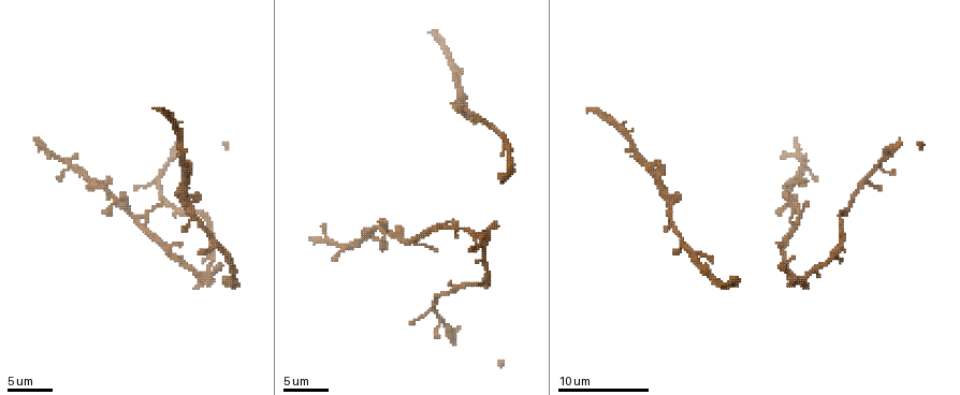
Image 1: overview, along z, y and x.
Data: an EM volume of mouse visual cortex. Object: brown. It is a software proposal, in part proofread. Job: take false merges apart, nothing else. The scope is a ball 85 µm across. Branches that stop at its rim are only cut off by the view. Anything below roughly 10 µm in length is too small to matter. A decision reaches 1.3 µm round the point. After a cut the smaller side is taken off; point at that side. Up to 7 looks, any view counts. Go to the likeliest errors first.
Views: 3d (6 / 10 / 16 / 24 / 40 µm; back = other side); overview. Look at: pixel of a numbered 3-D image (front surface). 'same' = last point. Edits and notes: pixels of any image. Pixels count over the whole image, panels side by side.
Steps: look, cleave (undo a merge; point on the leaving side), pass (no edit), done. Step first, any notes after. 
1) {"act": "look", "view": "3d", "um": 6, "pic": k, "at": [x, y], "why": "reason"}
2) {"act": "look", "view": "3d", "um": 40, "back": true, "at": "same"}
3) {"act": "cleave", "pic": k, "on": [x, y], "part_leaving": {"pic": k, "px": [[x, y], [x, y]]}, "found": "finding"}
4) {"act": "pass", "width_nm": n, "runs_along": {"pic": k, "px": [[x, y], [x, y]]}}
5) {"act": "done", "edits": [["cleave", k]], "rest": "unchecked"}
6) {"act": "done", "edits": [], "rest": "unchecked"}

{"act": "look", "view": "3d", "um": 16, "pic": 1, "at": [378, 227], "why": "sudden change in width"}

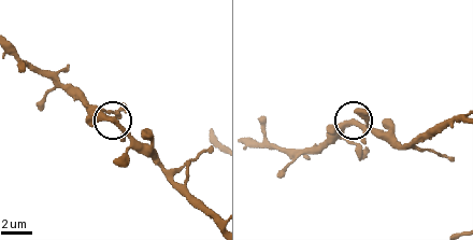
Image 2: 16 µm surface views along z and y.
{"act": "pass", "runs_along": {"pic": 2, "px": [[212, 217], [82, 96]]}, "found": "all the same neuron"}

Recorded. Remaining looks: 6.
{"act": "look", "view": "3d", "um": 16, "pic": 1, "at": [168, 160], "why": "two arms at a narrow angle"}

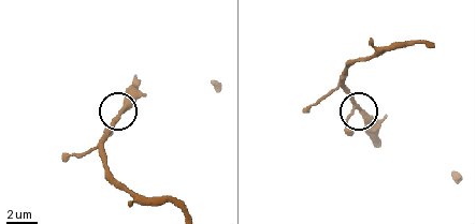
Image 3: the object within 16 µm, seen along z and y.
{"act": "pass", "width_nm": 270, "runs_along": {"pic": 3, "px": [[429, 42], [379, 47], [344, 73], [347, 92], [372, 140]]}, "found": "all the same neuron"}

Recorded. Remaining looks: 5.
{"act": "look", "view": "3d", "um": 10, "pic": 1, "at": [470, 113], "why": "three arms meet"}

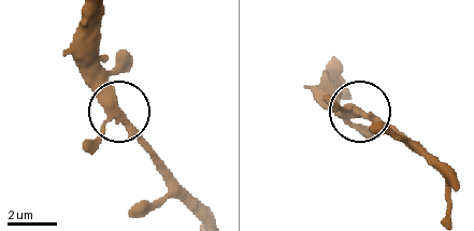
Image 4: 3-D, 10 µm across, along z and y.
{"act": "pass", "width_nm": 270, "found": "one neuron here"}

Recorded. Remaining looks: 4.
{"act": "done", "edits": [], "rest": "unchecked"}

